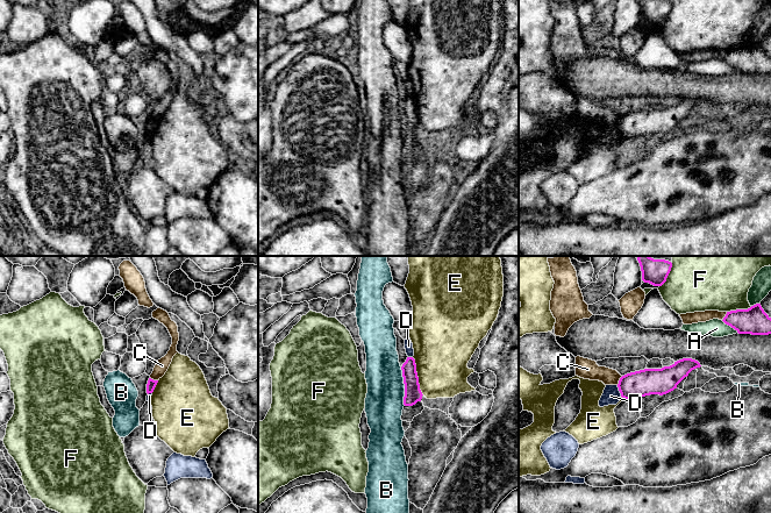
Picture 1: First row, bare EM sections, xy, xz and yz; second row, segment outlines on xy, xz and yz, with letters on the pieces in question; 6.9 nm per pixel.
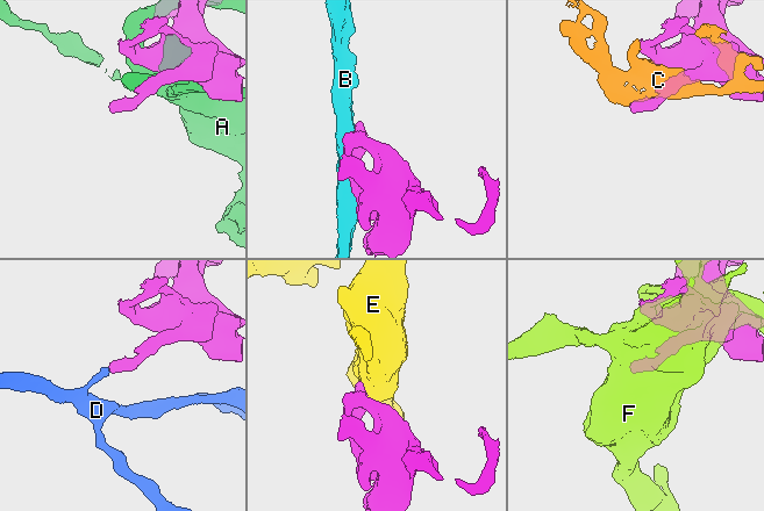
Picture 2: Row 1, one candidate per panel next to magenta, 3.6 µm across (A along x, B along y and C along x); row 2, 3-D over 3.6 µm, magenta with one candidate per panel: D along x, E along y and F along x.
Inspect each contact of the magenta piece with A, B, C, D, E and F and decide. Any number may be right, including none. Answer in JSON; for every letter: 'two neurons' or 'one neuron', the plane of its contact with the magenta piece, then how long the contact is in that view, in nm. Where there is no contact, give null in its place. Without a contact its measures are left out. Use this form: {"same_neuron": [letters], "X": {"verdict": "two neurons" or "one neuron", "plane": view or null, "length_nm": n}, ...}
{"same_neuron": [], "A": {"verdict": "two neurons", "plane": "yz", "length_nm": 150}, "B": {"verdict": "two neurons", "plane": "xz", "length_nm": 280}, "C": {"verdict": "two neurons", "plane": "yz", "length_nm": 80}, "D": {"verdict": "two neurons", "plane": "yz", "length_nm": 90}, "E": {"verdict": "two neurons", "plane": "xz", "length_nm": 280}, "F": {"verdict": "two neurons", "plane": "yz", "length_nm": 190}}

